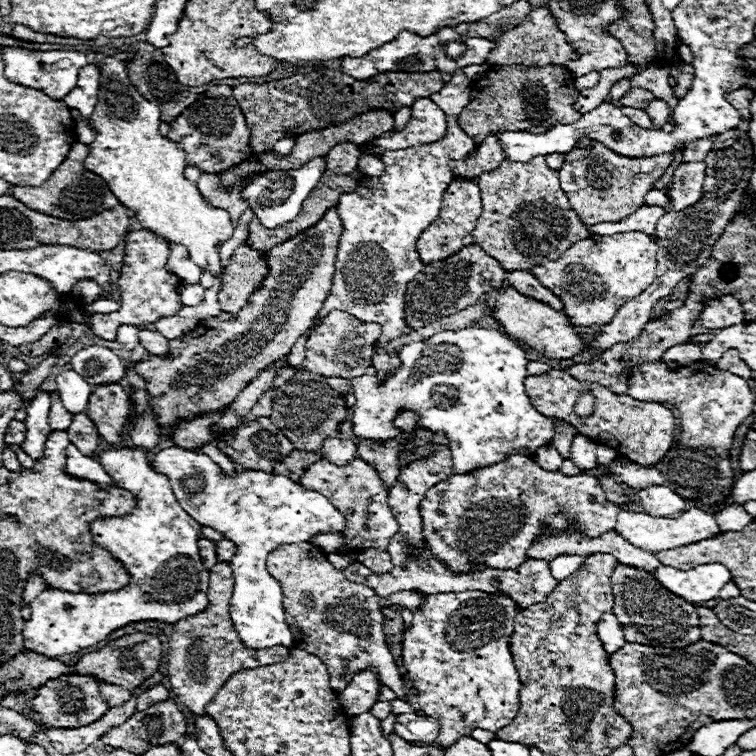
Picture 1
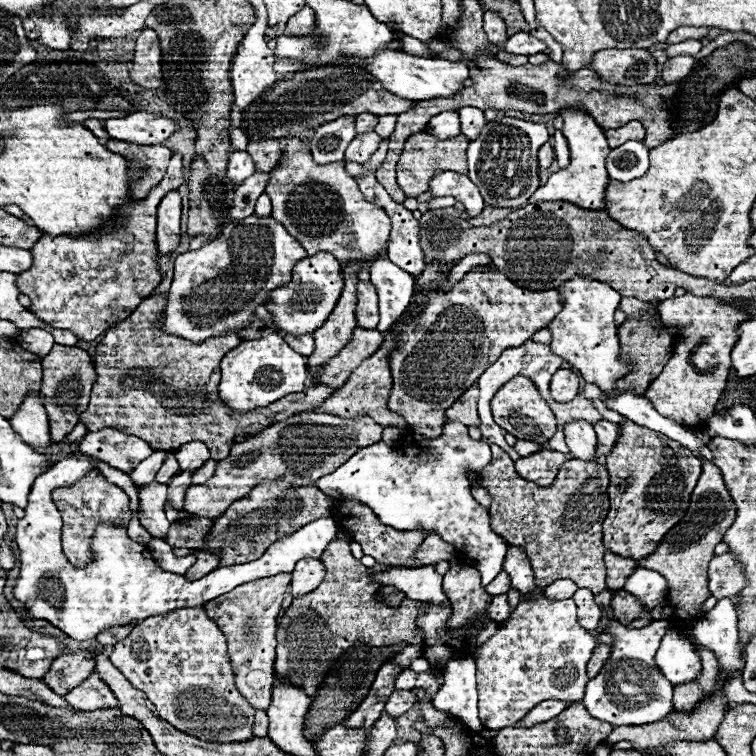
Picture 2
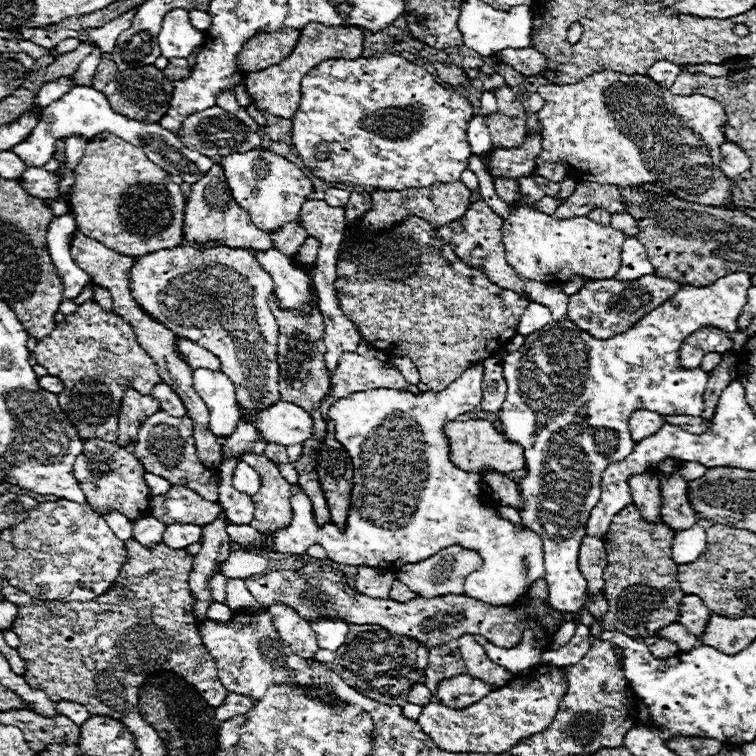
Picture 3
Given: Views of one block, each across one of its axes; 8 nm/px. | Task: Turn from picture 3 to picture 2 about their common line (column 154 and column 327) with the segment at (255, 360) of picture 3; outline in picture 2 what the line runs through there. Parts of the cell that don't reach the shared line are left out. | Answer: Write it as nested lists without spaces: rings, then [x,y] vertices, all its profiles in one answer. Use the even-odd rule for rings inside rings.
[[[320,252],[300,260],[292,270],[292,282],[288,286],[272,290],[272,302],[266,310],[272,314],[272,320],[280,334],[312,334],[318,330],[328,314],[334,310],[336,300],[340,300],[340,290],[344,288],[342,264],[328,252]]]

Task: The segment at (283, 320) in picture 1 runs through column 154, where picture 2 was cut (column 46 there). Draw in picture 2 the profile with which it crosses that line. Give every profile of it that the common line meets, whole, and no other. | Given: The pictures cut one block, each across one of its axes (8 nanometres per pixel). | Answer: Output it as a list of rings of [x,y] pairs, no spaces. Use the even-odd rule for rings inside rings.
[[[54,344],[50,354],[42,358],[42,368],[44,376],[40,384],[40,396],[48,414],[50,438],[52,442],[62,442],[78,424],[80,414],[88,408],[90,388],[96,380],[96,372],[92,366],[92,358],[88,356],[86,350],[76,346],[60,346],[60,344]]]

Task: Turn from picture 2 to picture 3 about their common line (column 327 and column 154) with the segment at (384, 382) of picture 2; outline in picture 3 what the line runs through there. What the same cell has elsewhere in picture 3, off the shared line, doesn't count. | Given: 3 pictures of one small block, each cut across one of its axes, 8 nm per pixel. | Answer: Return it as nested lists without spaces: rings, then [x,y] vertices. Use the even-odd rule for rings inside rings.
[[[132,388],[126,390],[118,414],[118,444],[128,444],[136,434],[138,426],[144,424],[144,418],[160,410],[158,402],[152,396],[144,396]]]

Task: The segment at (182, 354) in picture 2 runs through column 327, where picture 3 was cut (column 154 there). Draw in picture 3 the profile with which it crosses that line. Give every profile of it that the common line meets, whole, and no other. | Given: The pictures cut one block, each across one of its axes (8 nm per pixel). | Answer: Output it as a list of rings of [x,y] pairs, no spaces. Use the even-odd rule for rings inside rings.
[[[156,384],[150,392],[152,398],[158,400],[160,410],[172,414],[172,416],[186,416],[186,408],[182,404],[182,400],[178,398],[178,394],[174,390],[170,390],[166,384]]]

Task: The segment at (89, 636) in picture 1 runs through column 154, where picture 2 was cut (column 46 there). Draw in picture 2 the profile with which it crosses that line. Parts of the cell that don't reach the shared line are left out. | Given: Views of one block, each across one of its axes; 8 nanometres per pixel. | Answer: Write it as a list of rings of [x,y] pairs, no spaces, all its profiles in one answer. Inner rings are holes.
[[[68,456],[58,460],[50,470],[40,474],[32,486],[26,516],[18,520],[16,542],[20,548],[20,574],[14,586],[14,598],[22,602],[26,610],[38,620],[48,620],[74,640],[96,638],[98,632],[118,624],[142,622],[148,616],[164,616],[172,610],[204,606],[212,598],[234,590],[242,582],[268,578],[280,572],[292,572],[300,558],[320,558],[330,540],[336,538],[336,522],[332,518],[320,518],[302,526],[298,532],[276,540],[262,558],[248,564],[234,564],[228,568],[216,568],[200,580],[188,582],[180,574],[172,574],[156,566],[146,554],[146,546],[132,542],[126,528],[109,523],[96,526],[92,538],[92,562],[88,566],[72,566],[62,552],[62,528],[60,512],[52,502],[52,490],[58,486],[78,482],[86,472],[96,466],[88,458]]]

